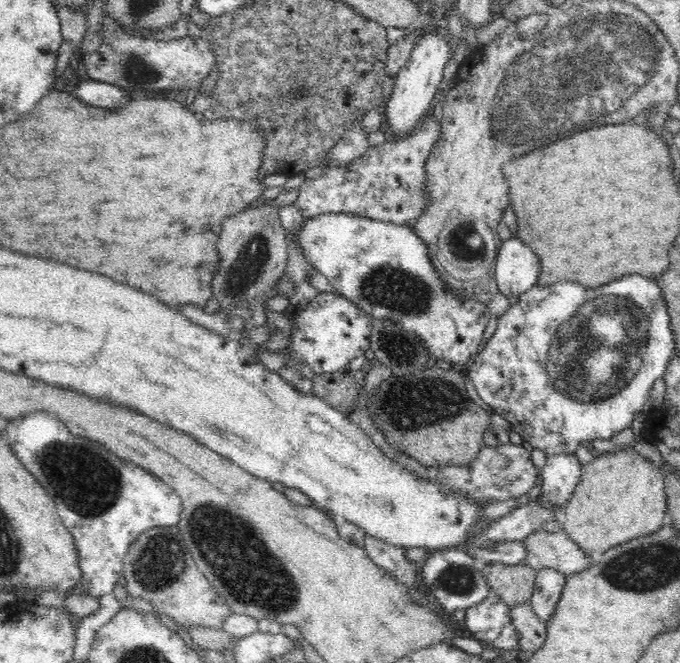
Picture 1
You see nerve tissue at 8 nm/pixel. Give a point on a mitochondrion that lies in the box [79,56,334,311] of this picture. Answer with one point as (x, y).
(298, 101)

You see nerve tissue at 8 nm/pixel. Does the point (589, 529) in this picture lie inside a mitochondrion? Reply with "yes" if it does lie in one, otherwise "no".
no

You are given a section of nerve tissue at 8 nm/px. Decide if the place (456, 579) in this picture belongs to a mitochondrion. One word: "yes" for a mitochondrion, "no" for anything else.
yes

